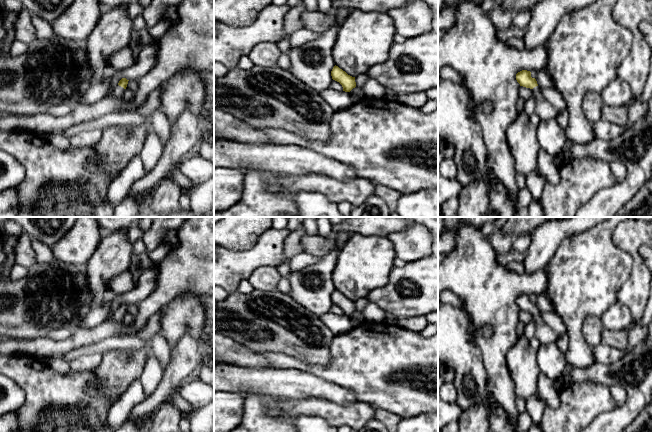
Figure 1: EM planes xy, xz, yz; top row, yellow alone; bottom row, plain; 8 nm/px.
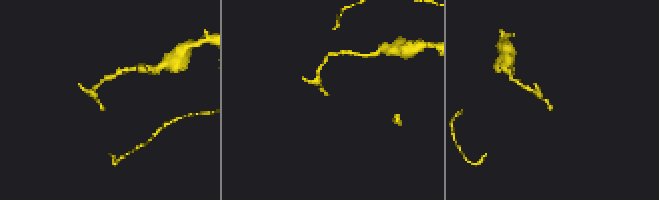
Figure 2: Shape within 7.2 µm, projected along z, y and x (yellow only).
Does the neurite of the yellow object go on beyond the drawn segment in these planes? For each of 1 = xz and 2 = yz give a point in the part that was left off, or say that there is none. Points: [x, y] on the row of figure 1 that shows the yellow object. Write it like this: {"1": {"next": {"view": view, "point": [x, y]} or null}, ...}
{"1": {"next": null}, "2": {"next": {"view": "yz", "point": [545, 111]}}}

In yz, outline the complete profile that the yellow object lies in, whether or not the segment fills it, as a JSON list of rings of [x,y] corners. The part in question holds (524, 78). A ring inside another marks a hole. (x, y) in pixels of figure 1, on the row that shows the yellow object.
[[[522,70],[518,72],[516,80],[520,86],[530,88],[533,91],[534,99],[536,100],[535,113],[539,116],[540,120],[549,120],[557,116],[558,110],[542,96],[537,81],[531,77],[530,71]]]

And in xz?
[[[334,66],[331,71],[332,79],[339,82],[343,91],[350,92],[353,88],[356,87],[355,77],[348,75],[345,71],[340,69],[338,66]]]

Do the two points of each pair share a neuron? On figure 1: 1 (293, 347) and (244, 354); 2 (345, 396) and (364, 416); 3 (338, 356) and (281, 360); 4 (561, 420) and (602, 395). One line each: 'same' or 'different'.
1: same
2: different
3: same
4: same

